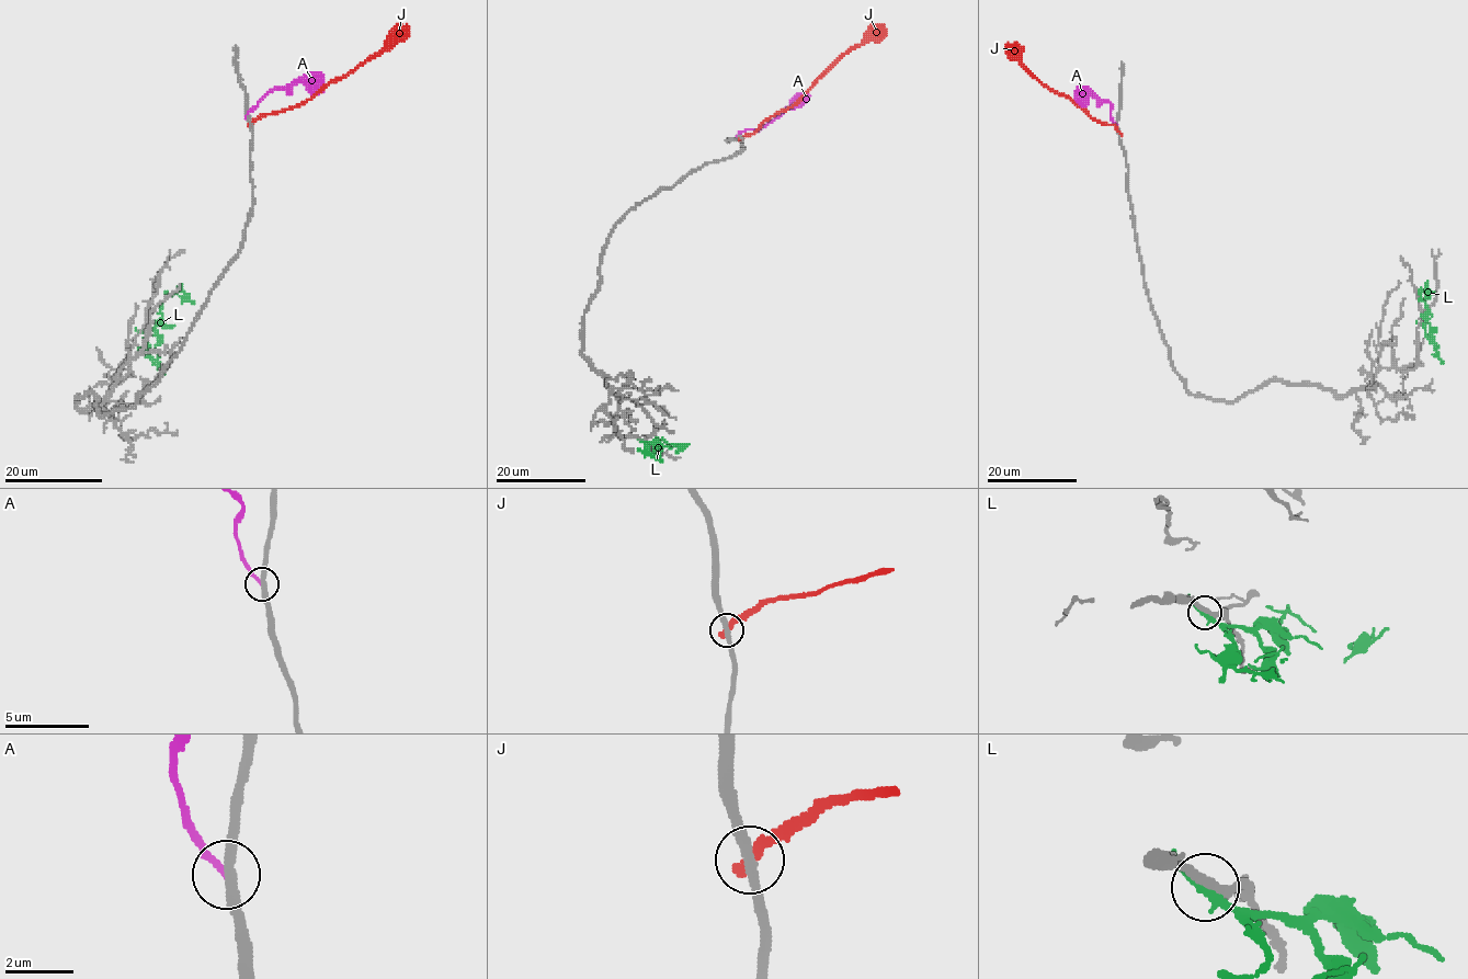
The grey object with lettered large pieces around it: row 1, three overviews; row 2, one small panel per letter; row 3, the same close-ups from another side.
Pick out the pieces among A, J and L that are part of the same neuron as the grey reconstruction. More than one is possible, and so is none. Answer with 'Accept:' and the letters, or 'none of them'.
Accept: none of them

